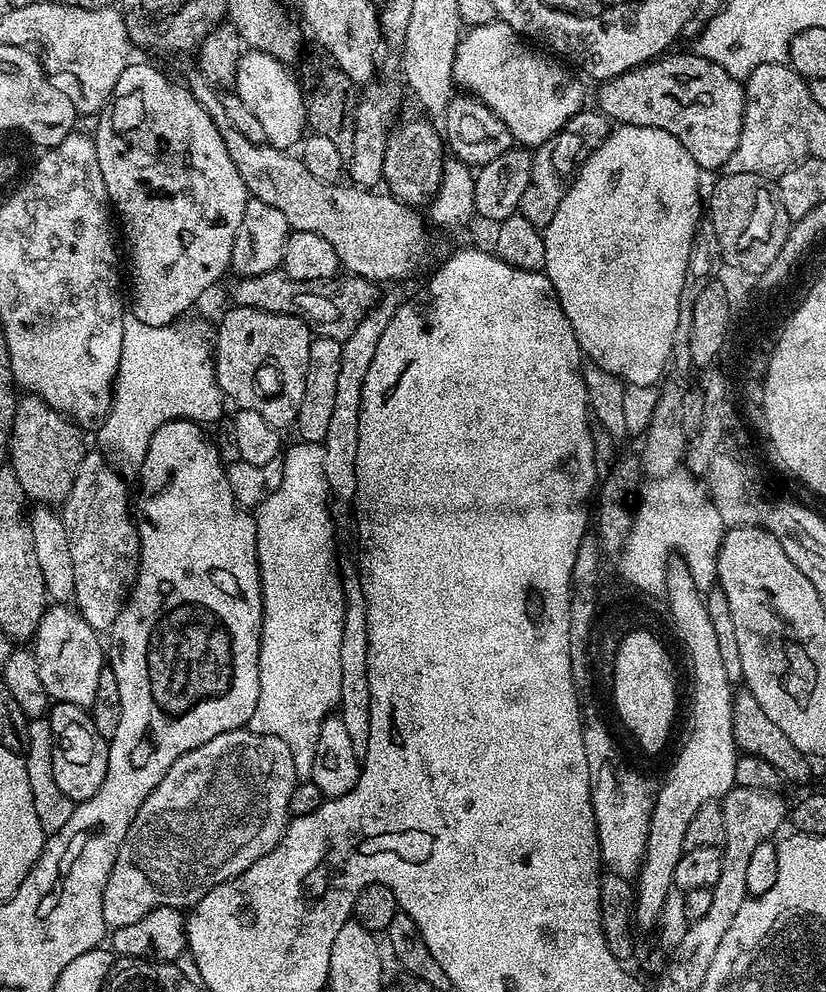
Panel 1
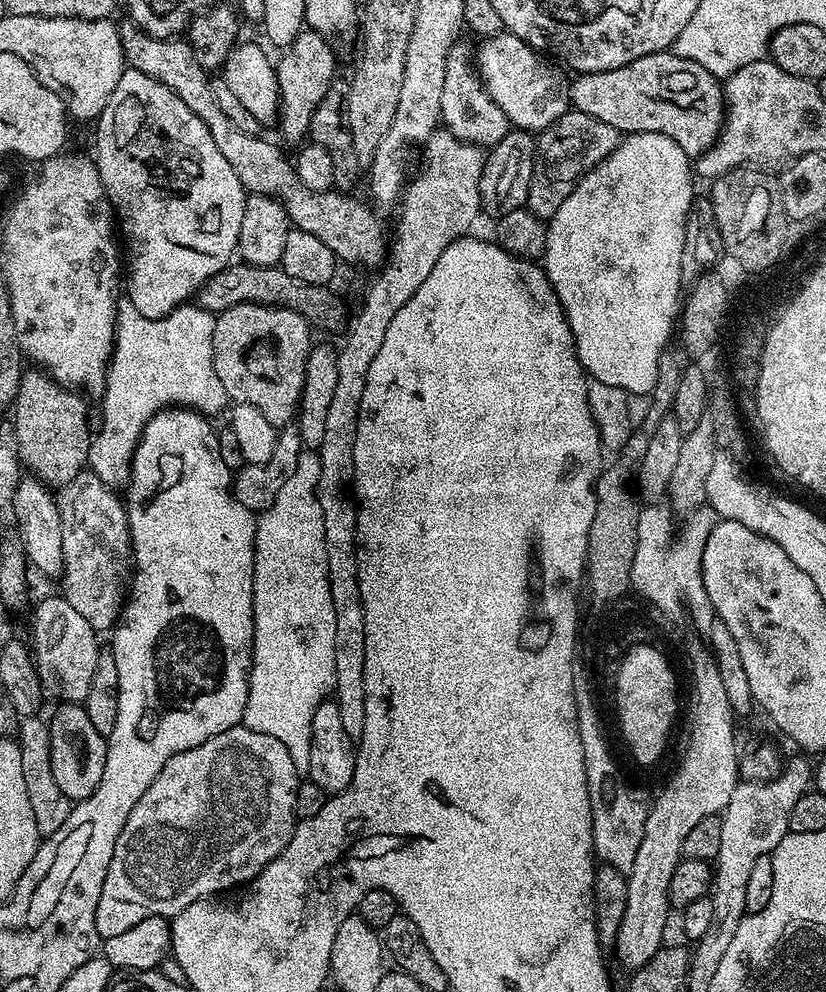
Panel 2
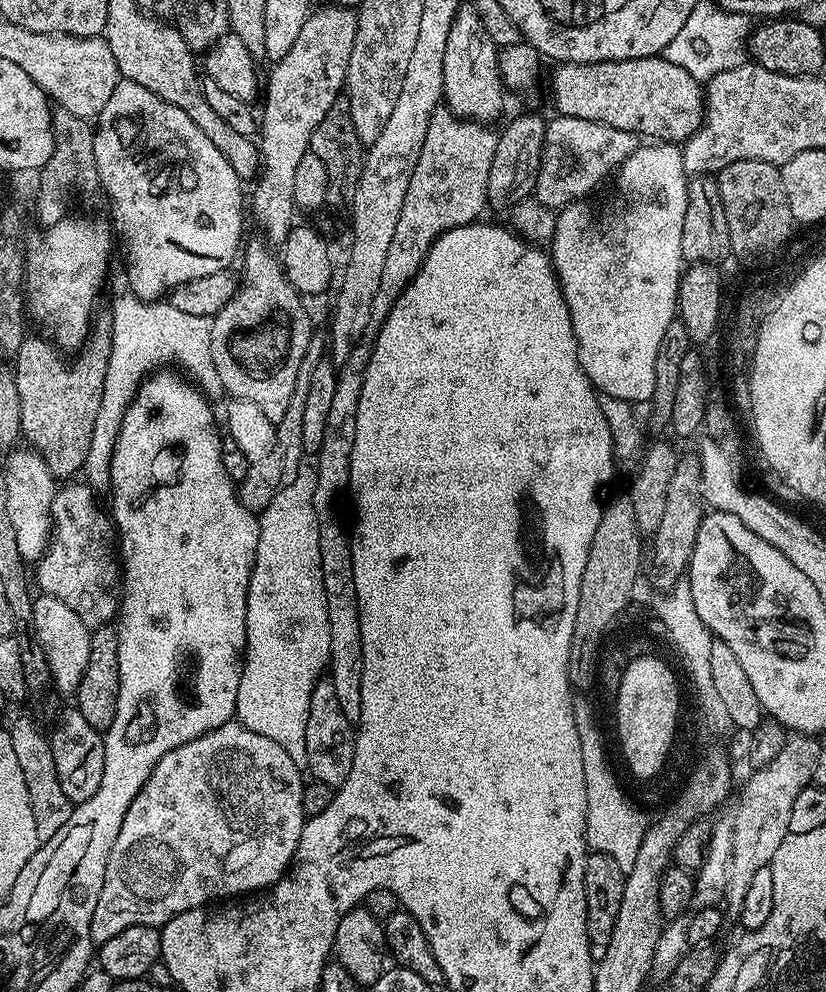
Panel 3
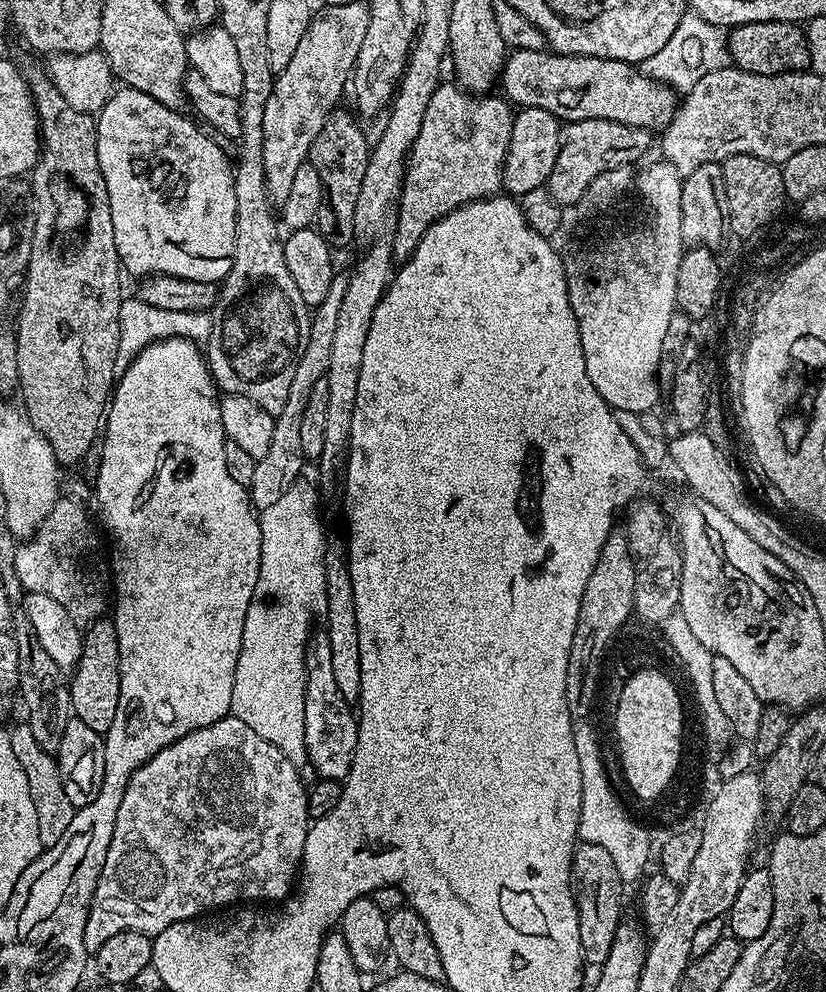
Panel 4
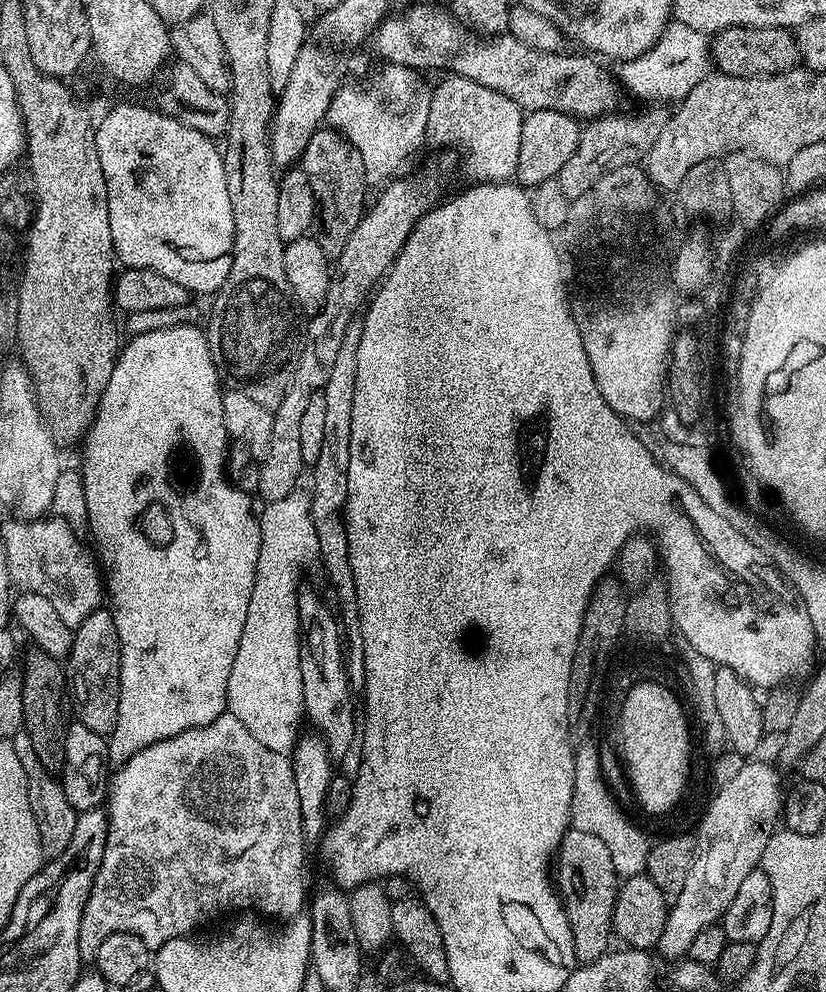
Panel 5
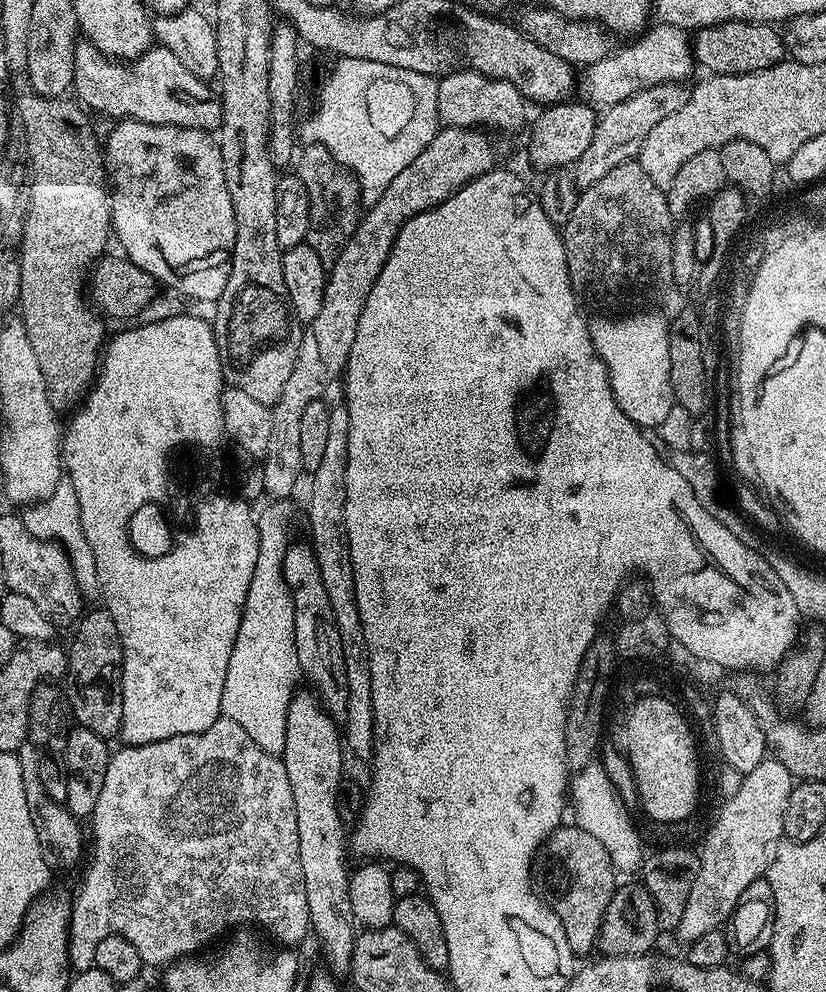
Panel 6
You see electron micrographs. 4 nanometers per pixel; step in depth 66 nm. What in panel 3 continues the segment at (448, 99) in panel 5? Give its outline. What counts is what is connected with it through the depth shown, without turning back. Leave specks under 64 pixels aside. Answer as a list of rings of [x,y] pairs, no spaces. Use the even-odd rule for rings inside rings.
[[[447,106],[434,110],[430,126],[426,126],[422,154],[418,154],[418,166],[414,166],[410,186],[406,186],[406,202],[402,202],[402,214],[398,214],[398,226],[390,241],[390,251],[386,253],[382,282],[378,294],[374,294],[374,306],[370,306],[370,325],[384,323],[396,299],[408,289],[408,283],[424,265],[432,243],[442,233],[483,217],[480,215],[484,208],[489,207],[490,162],[494,162],[494,150],[498,146],[498,135],[490,129],[488,124],[455,116]]]

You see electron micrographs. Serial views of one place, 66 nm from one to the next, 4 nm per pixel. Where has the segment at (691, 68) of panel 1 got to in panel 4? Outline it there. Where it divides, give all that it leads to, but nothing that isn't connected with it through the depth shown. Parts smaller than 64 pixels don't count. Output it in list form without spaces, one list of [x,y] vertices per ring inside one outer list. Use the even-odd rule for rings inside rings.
[[[534,50],[513,51],[504,61],[504,69],[500,73],[499,87],[504,87],[503,95],[513,105],[520,108],[537,108],[550,110],[561,122],[584,119],[608,119],[628,127],[647,130],[663,130],[676,117],[678,109],[678,93],[669,84],[654,80],[633,65],[606,58],[590,58],[589,56],[560,56],[551,50],[535,52]]]

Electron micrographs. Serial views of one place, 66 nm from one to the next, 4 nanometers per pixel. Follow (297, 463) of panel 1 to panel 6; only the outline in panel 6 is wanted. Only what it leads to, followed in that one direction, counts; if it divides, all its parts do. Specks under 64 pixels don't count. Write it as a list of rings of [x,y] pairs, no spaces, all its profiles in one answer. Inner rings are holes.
[[[288,500],[268,502],[256,516],[258,562],[254,562],[254,578],[246,594],[238,638],[234,638],[234,650],[230,650],[220,707],[223,716],[238,722],[256,745],[271,756],[280,756],[286,746],[286,714],[298,691],[296,679],[299,681],[302,676],[294,642],[294,602],[284,577],[288,535],[292,532],[290,505]]]

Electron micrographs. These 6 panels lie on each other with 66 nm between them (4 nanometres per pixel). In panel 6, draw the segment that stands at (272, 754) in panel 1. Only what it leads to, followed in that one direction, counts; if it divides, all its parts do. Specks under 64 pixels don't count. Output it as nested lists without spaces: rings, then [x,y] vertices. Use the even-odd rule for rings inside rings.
[[[221,715],[214,726],[206,726],[198,734],[178,734],[162,742],[149,744],[129,744],[120,746],[108,757],[106,782],[98,794],[98,806],[94,806],[90,817],[90,852],[88,869],[80,880],[80,889],[71,897],[72,917],[68,923],[68,962],[73,973],[85,972],[94,966],[94,950],[98,942],[107,936],[125,936],[138,950],[138,958],[149,969],[171,966],[178,960],[199,953],[215,936],[223,934],[227,928],[239,929],[241,926],[265,928],[281,945],[296,946],[309,939],[308,907],[306,906],[306,882],[302,879],[302,858],[298,858],[298,813],[294,810],[294,793],[290,790],[290,778],[286,778],[286,766],[280,756],[271,756],[262,750],[230,718]]]

